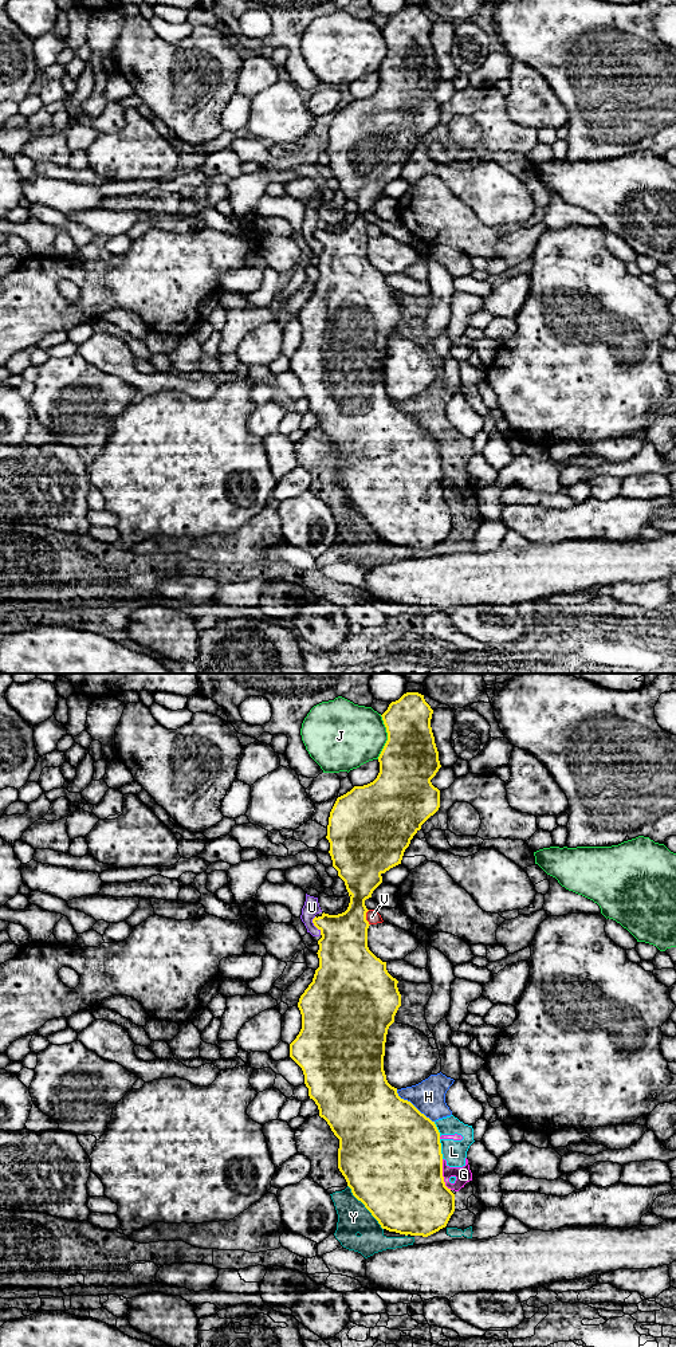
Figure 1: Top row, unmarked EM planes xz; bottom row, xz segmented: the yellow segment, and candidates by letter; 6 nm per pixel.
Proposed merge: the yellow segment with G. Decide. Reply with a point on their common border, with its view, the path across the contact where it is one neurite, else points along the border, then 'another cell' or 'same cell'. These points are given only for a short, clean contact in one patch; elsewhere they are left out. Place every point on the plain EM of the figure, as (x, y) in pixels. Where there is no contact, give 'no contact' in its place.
meets yellow in xz at (441, 489); another cell

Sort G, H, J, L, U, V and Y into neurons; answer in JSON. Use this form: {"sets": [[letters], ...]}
{"sets": [["G", "H", "L", "Y"], ["J"], ["U", "V"]]}

